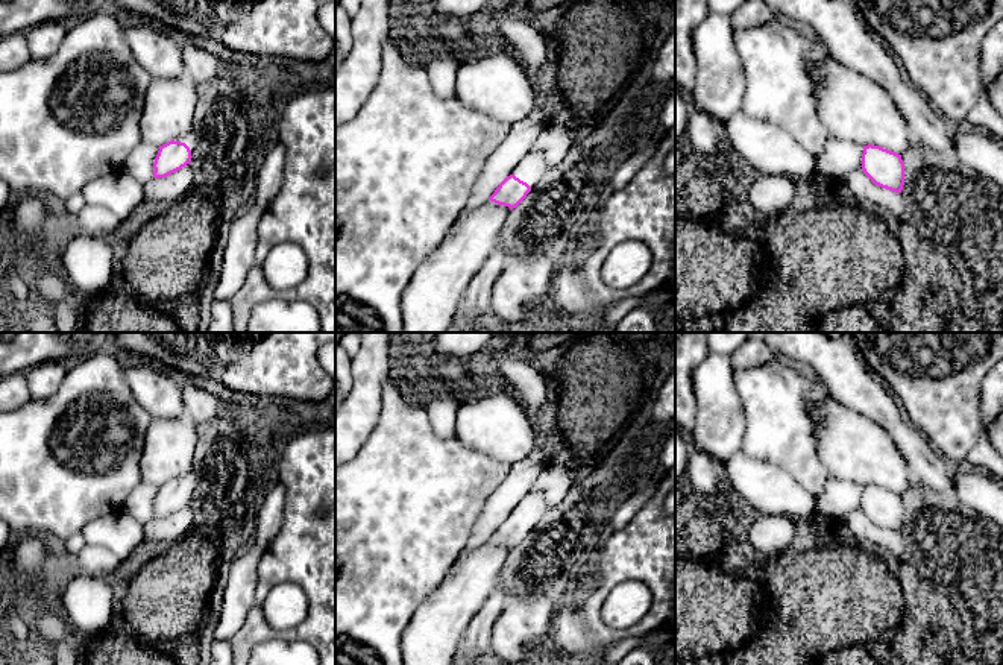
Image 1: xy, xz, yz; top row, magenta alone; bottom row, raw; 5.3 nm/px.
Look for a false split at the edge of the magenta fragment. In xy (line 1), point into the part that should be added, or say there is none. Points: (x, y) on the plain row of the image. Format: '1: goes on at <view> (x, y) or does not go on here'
1: goes on at xy (185, 518)

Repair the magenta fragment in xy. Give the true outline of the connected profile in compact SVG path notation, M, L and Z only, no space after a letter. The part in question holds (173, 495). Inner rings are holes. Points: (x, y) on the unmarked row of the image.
M193 468L190 472L159 486L153 503L153 518L149 524L175 530L194 530L199 516L191 498L196 495L202 474L200 469Z

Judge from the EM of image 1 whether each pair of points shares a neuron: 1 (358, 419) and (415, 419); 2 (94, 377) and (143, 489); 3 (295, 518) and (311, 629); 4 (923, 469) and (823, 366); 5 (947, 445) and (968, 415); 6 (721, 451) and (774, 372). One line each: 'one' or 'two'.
1: two
2: two
3: one
4: one
5: one
6: two

